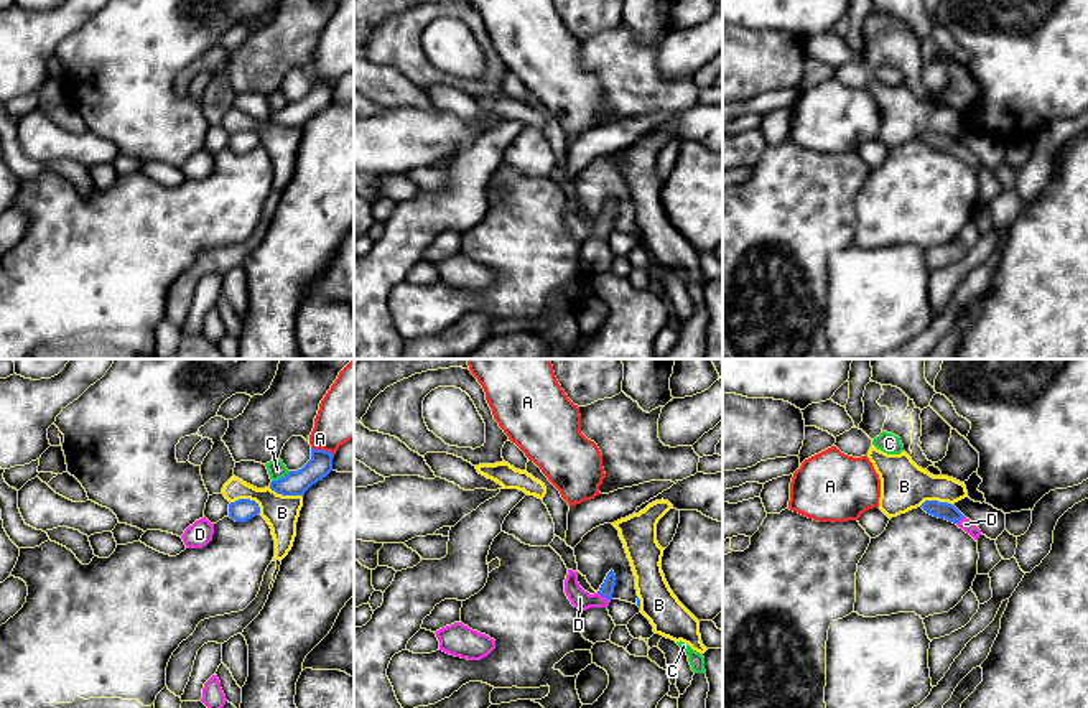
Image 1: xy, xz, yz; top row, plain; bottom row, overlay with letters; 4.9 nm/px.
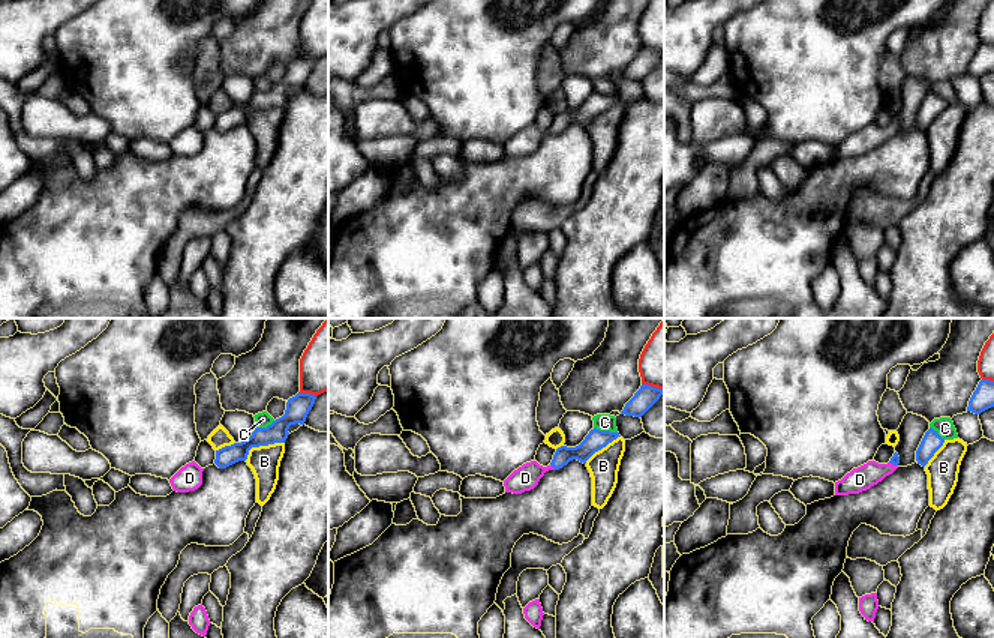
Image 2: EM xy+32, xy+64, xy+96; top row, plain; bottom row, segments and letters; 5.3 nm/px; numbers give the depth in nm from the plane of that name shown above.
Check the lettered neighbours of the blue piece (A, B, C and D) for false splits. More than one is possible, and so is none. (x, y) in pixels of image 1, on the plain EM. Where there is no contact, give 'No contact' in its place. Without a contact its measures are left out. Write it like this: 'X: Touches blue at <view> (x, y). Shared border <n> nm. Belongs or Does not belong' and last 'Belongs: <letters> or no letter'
A: Touches blue at xy (323, 81). Shared border 120 nm. Does not belong
B: Touches blue at xy (249, 130). Shared border 160 nm. Does not belong
C: Touches blue at xy (282, 109). Shared border 110 nm. Does not belong
D: Touches blue at xz (604, 228). Shared border 80 nm. Belongs
Belongs: D

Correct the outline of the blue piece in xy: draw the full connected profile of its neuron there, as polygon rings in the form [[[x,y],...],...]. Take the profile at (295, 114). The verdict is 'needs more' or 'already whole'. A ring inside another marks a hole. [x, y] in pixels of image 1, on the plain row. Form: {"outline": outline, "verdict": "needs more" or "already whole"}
{"outline": [[[311,79],[311,91],[298,102],[270,114],[270,120],[281,127],[305,127],[305,123],[332,102],[334,86]]], "verdict": "already whole"}

